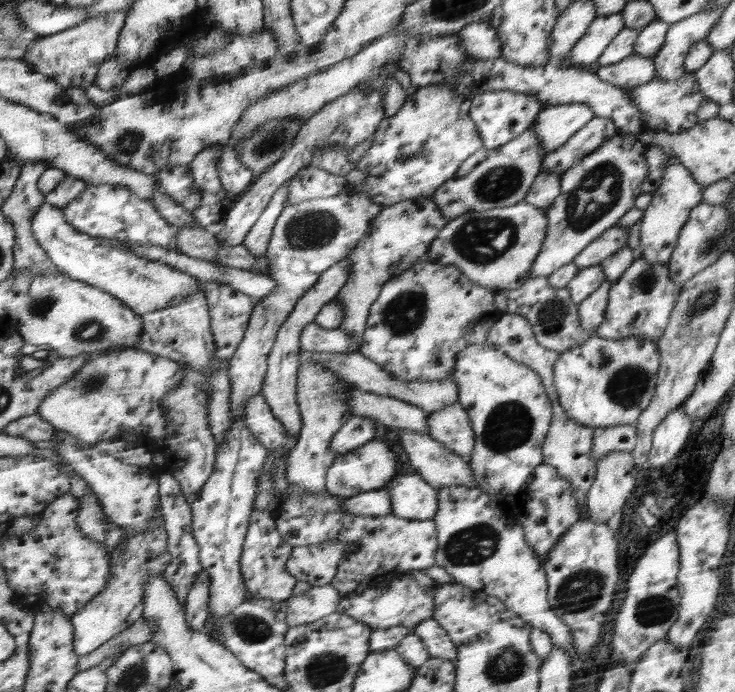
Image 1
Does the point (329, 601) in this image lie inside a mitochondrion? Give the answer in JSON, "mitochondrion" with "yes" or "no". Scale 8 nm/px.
{"mitochondrion":"no"}

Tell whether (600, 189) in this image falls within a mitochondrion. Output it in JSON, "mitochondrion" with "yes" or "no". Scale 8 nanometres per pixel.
{"mitochondrion":"yes"}

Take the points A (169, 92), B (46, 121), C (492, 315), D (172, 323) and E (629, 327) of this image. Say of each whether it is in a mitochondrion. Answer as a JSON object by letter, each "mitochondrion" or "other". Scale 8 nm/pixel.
{"A":"other","B":"other","C":"other","D":"other","E":"other"}

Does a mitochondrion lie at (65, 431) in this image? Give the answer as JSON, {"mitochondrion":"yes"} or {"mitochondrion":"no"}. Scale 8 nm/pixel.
{"mitochondrion":"no"}

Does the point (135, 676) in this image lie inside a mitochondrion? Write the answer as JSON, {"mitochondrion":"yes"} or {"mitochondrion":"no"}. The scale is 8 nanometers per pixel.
{"mitochondrion":"yes"}

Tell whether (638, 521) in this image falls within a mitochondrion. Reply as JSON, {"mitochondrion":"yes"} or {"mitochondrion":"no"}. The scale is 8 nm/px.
{"mitochondrion":"no"}

